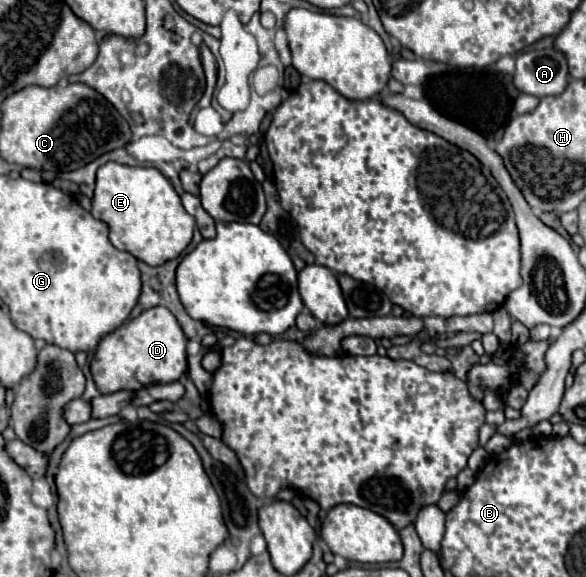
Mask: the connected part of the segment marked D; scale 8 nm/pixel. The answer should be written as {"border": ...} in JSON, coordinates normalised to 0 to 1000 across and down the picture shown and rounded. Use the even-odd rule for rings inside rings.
{"border":[[[265,530],[244,537],[234,551],[217,555],[196,575],[179,582],[155,627],[155,648],[172,683],[193,683],[203,676],[241,676],[258,666],[299,662],[319,645],[316,582],[305,558],[285,534]]]}

